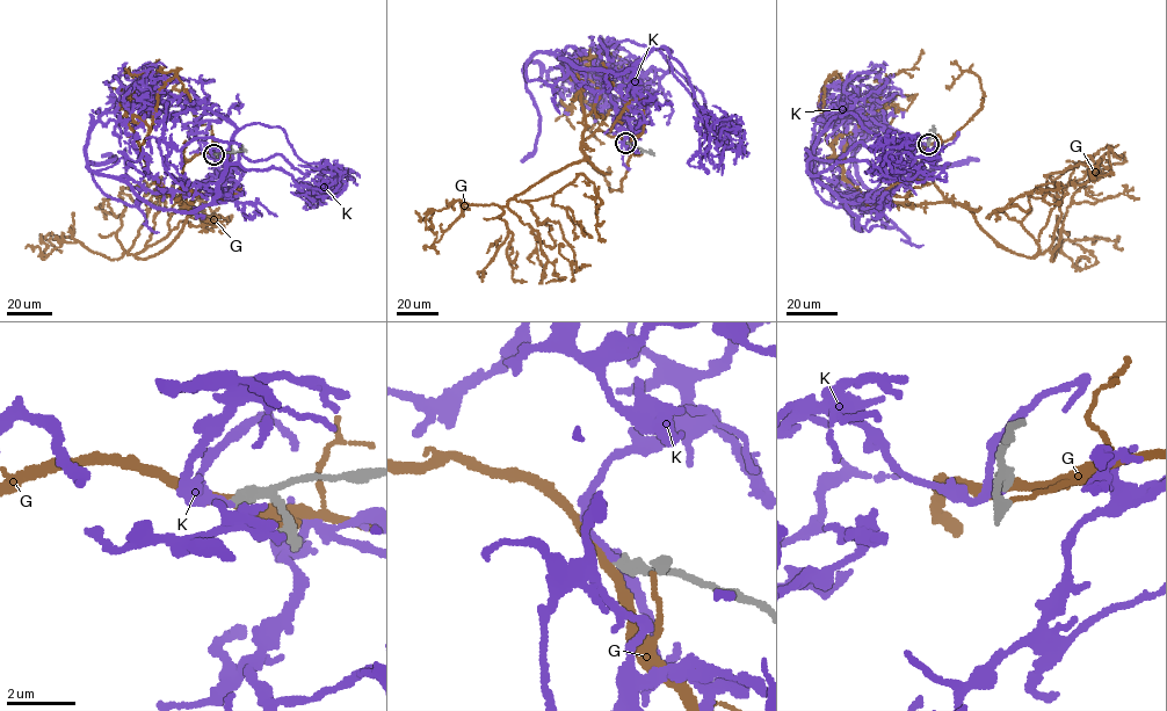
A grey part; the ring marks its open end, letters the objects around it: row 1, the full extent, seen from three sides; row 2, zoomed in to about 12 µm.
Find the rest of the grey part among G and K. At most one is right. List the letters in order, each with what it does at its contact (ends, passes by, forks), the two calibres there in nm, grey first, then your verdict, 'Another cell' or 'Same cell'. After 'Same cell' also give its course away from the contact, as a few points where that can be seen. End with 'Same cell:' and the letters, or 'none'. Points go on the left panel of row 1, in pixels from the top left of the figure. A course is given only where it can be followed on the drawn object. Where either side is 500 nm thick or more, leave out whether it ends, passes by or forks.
G: It passes by. Thickness 280 nm (grey) against 280 nm. Another cell
K: It passes by. Thickness 400 nm (grey) against 140 nm. Same cell. Its course: (214, 154), (202, 142), (225, 116), (217, 191), (189, 211), (87, 162), (89, 127), (129, 87), (193, 102)
Same cell: K

